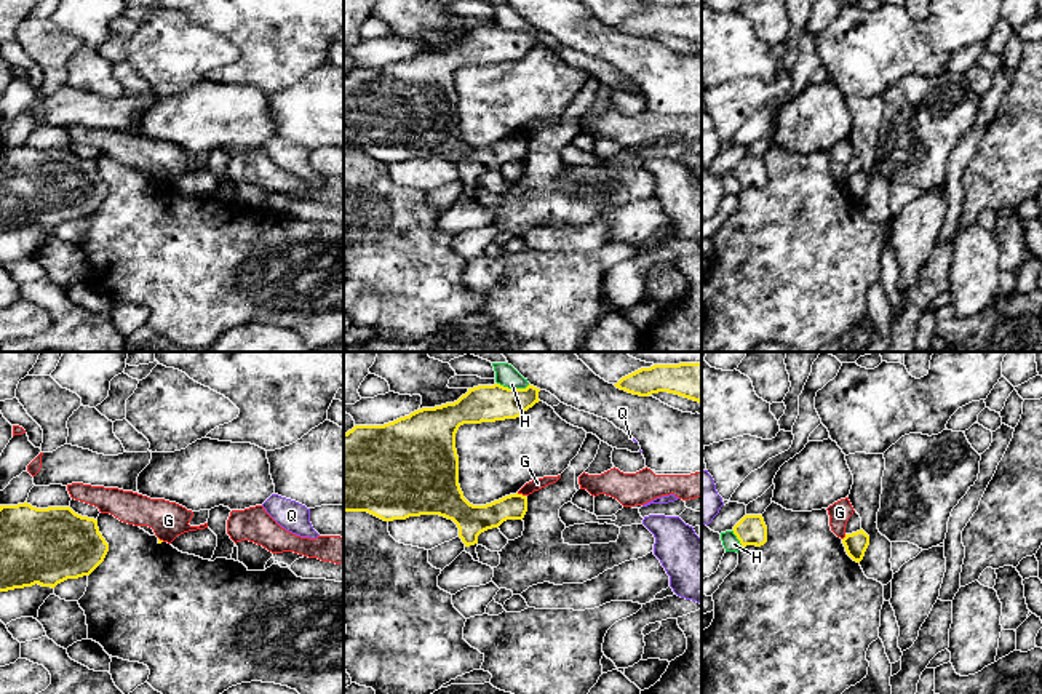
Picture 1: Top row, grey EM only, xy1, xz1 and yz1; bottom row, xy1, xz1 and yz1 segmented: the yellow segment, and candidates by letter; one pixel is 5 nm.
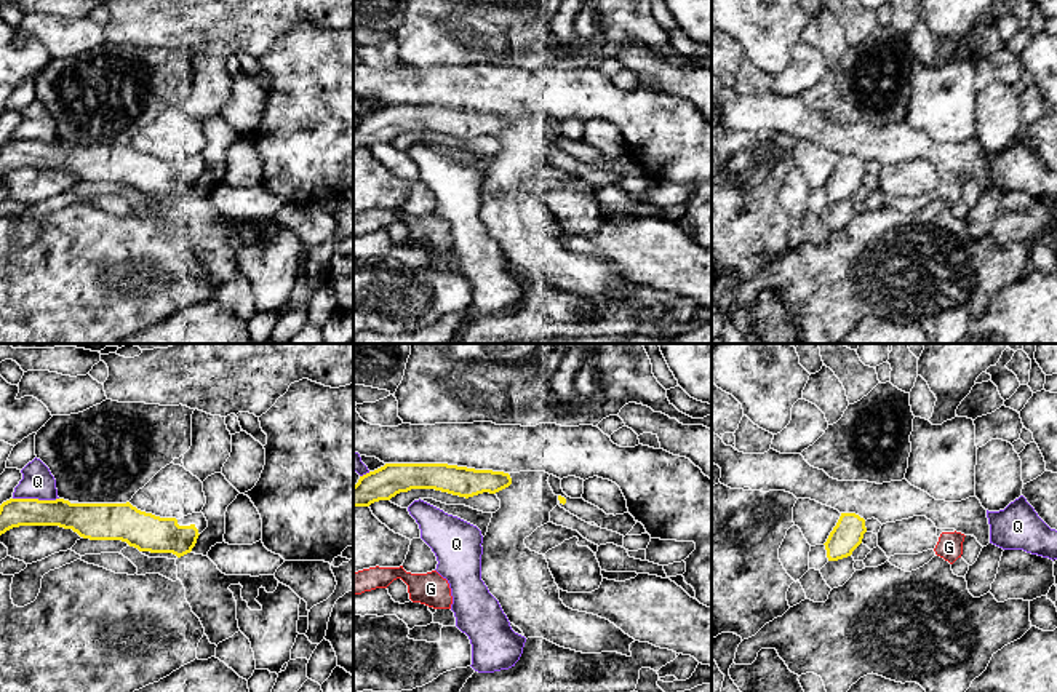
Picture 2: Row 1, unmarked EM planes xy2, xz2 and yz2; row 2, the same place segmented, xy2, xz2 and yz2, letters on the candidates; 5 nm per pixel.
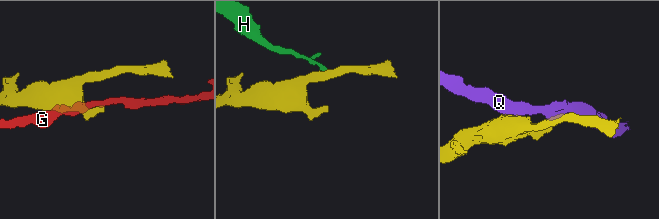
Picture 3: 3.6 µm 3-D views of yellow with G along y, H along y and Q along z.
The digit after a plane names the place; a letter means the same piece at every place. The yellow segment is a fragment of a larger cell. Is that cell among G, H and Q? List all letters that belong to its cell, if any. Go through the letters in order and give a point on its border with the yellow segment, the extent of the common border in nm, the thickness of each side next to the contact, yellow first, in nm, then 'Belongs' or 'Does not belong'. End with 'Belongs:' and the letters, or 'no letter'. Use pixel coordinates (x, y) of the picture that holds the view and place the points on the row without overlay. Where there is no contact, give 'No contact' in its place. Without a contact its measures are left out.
G: Touches yellow at xz1 (521, 136). Shared border 50 nm. Thickness 140 nm (yellow) against 60 nm. Does not belong
H: Touches yellow at xz1 (513, 31). Shared border 170 nm. Thickness 190 nm (yellow) against 110 nm. Does not belong
Q: Touches yellow at xy2 (35, 141). Shared border 240 nm. Thickness 150 nm (yellow) against 160 nm. Does not belong
Belongs: no letter

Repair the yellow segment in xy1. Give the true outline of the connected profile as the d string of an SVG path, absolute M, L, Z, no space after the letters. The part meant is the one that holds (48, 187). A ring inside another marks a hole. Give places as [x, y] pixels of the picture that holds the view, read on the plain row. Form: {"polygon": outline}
{"polygon": "M0 147L0 233L35 225L54 230L67 221L89 217L107 193L97 162L82 158L70 149Z"}

